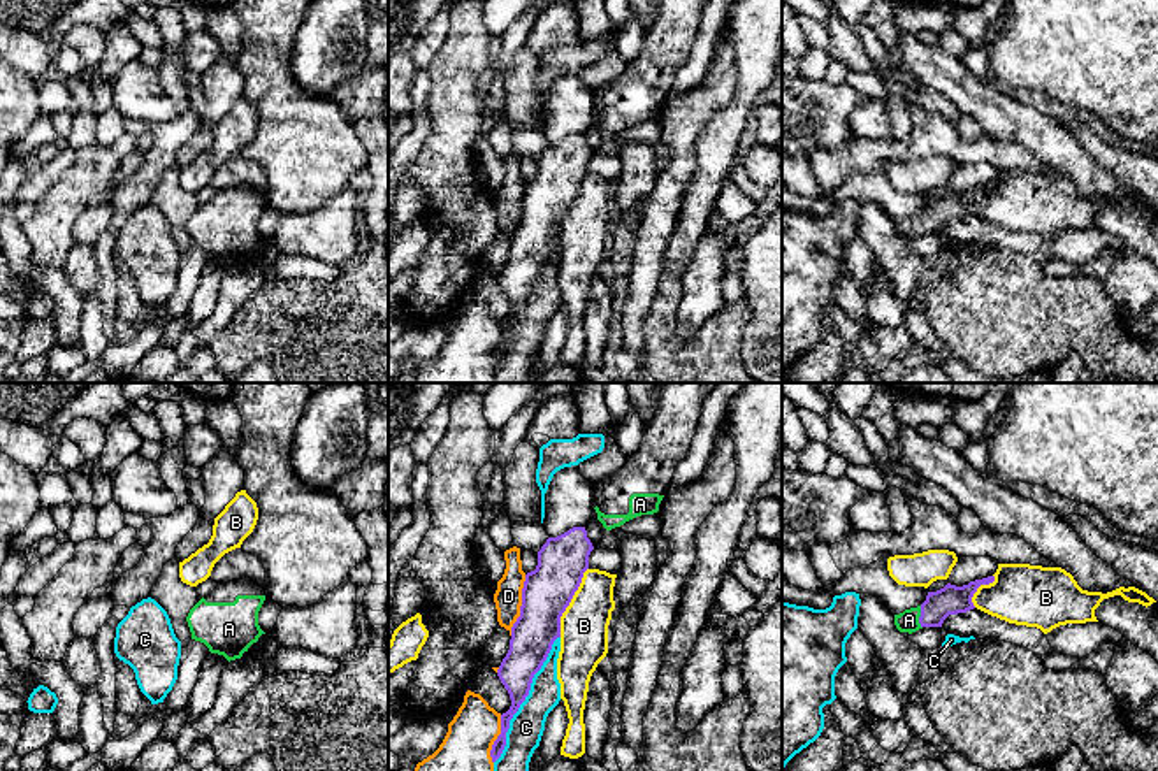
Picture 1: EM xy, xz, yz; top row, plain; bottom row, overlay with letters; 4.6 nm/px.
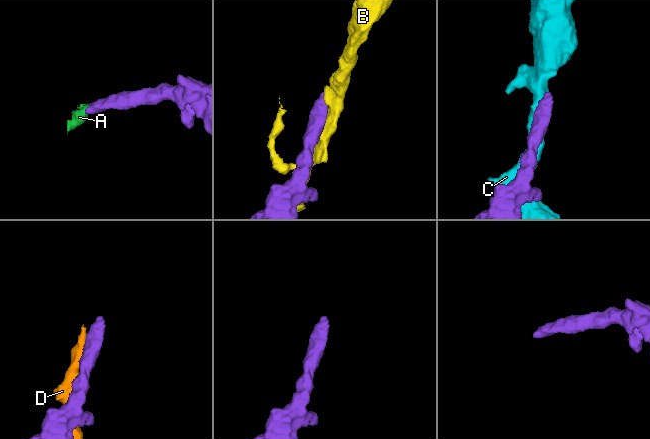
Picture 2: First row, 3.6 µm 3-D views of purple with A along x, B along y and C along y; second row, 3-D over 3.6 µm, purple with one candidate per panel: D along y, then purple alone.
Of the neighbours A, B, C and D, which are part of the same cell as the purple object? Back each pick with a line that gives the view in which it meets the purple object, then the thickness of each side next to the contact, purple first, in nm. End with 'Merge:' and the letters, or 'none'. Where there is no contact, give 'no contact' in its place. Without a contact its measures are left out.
A: meets purple in yz; 140 nm thick on the purple side, 100 nm on the other
Merge: A

